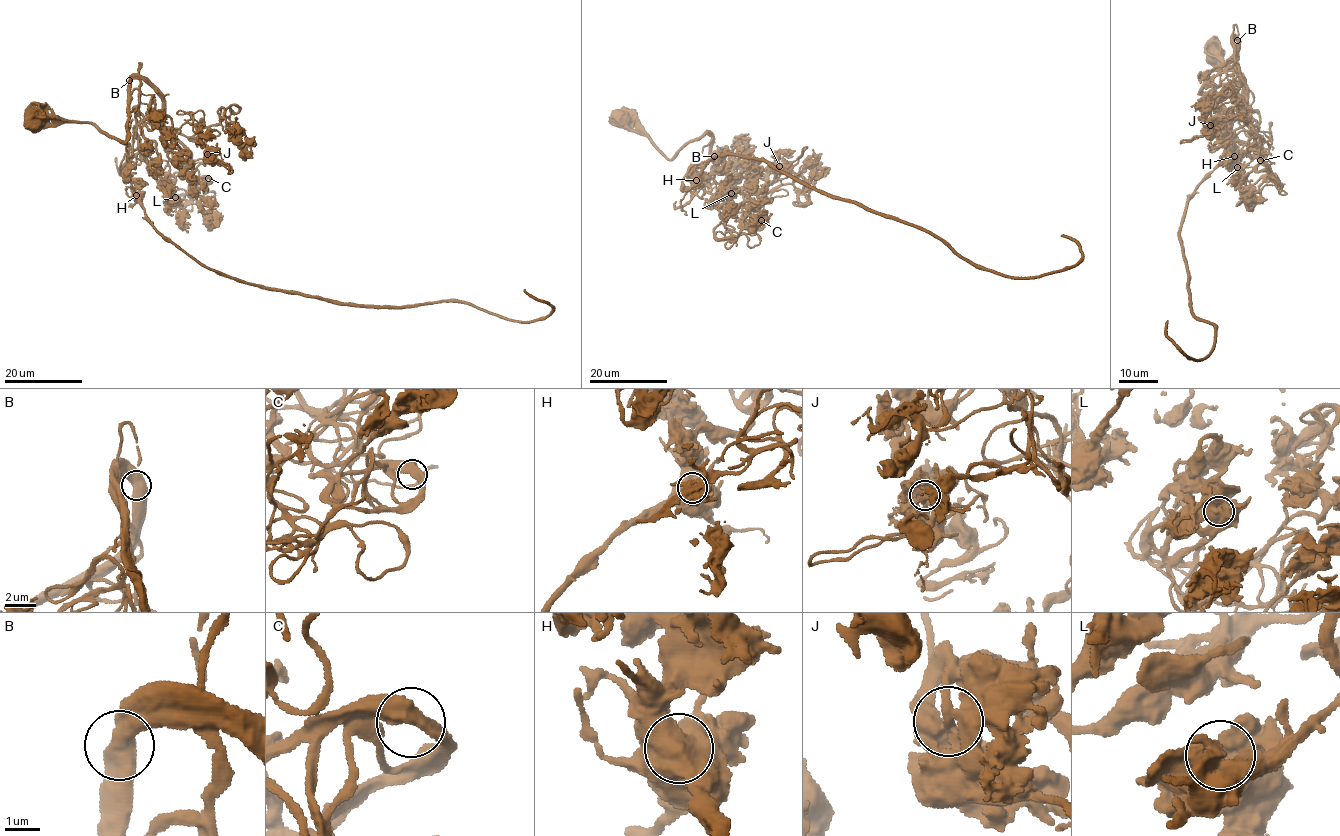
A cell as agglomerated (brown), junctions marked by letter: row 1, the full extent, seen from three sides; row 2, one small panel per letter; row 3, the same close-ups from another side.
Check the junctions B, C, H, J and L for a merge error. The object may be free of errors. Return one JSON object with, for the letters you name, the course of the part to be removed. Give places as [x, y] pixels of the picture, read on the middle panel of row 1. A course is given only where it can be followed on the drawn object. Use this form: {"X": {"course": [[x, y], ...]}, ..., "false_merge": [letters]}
{"H": {"course": [[696, 181], [717, 155], [765, 161], [1015, 276], [1071, 268], [1082, 253], [1061, 235]]}, "false_merge": ["H"]}

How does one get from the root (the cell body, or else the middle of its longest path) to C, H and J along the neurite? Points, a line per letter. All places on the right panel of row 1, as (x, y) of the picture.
C: (1214, 55), (1240, 78), (1202, 92), (1204, 79), (1235, 50), (1234, 78), (1246, 89), (1252, 147), (1259, 160)
H: (1214, 55), (1240, 78), (1202, 92), (1204, 79), (1235, 50), (1245, 80), (1251, 133), (1235, 144), (1234, 156)
J: (1214, 55), (1240, 78), (1202, 92), (1235, 50), (1234, 78), (1247, 100), (1242, 116), (1210, 125)

